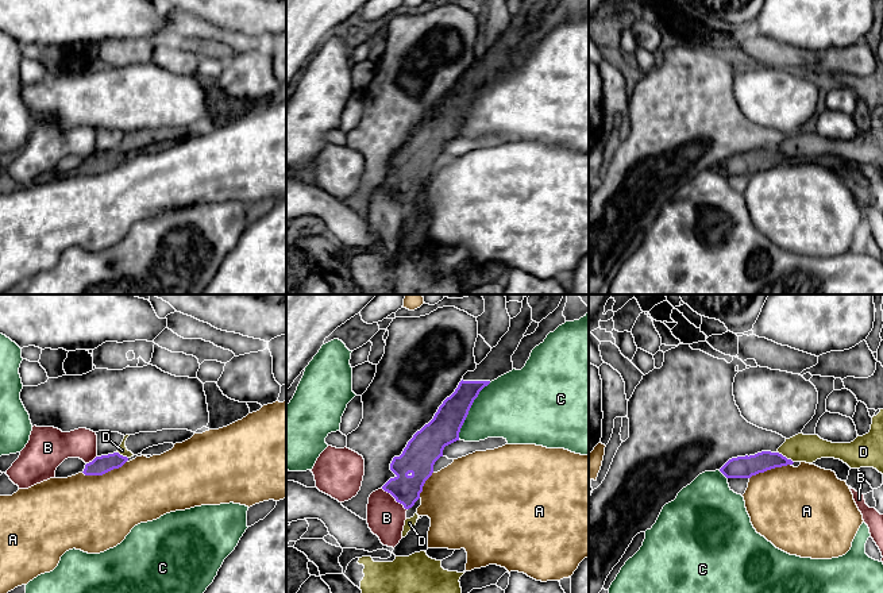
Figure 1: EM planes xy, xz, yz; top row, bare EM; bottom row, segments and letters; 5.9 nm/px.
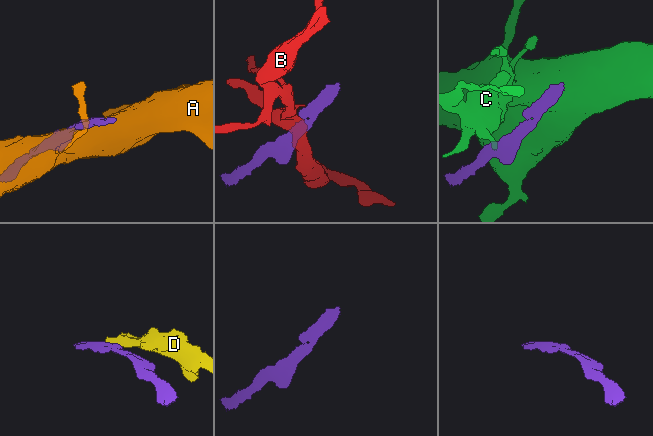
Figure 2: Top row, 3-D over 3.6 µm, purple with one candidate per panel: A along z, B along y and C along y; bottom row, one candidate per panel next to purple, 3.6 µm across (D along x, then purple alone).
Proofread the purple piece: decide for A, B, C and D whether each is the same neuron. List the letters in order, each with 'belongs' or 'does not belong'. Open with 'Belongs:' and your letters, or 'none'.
Belongs: none
A: does not belong
B: does not belong
C: does not belong
D: does not belong

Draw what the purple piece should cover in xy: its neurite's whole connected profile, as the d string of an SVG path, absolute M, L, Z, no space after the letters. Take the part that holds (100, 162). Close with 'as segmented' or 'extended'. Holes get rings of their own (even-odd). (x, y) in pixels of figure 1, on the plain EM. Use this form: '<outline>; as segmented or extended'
M119 150L96 154L92 159L85 162L85 173L103 173L113 166L122 165L128 158L127 154Z; as segmented

